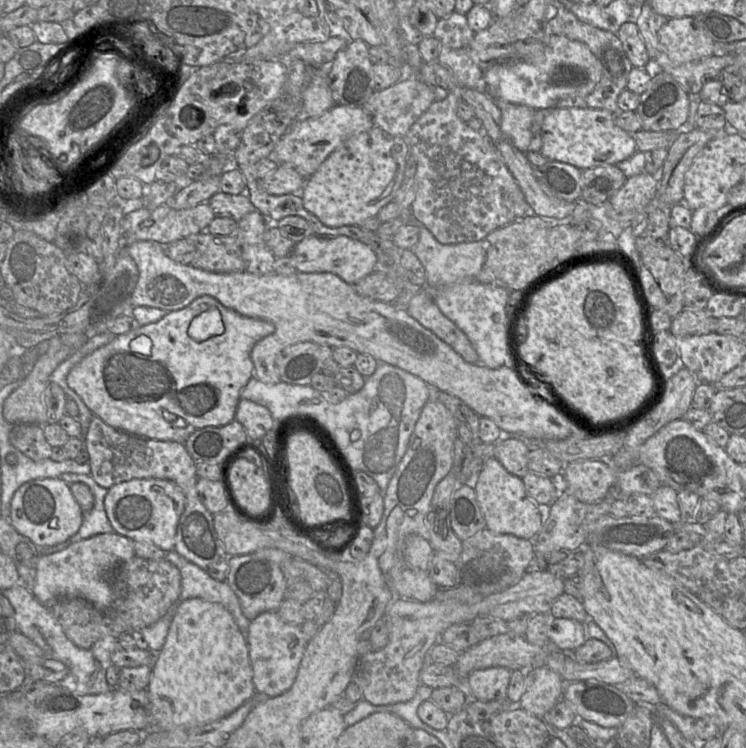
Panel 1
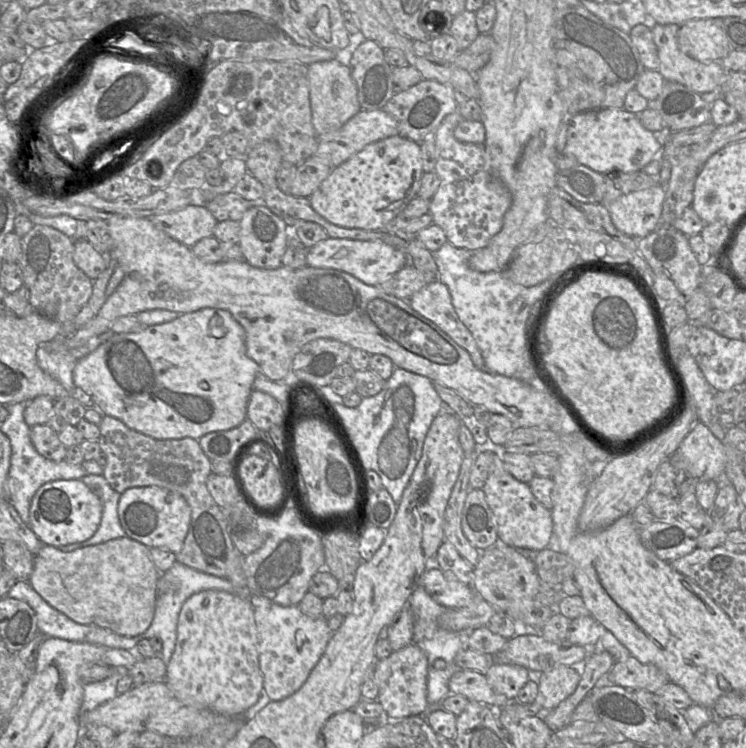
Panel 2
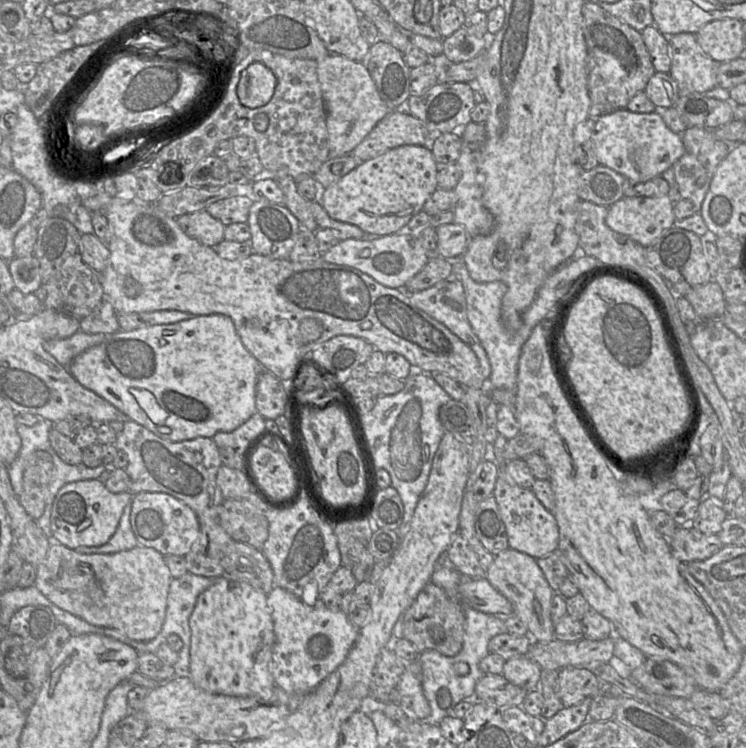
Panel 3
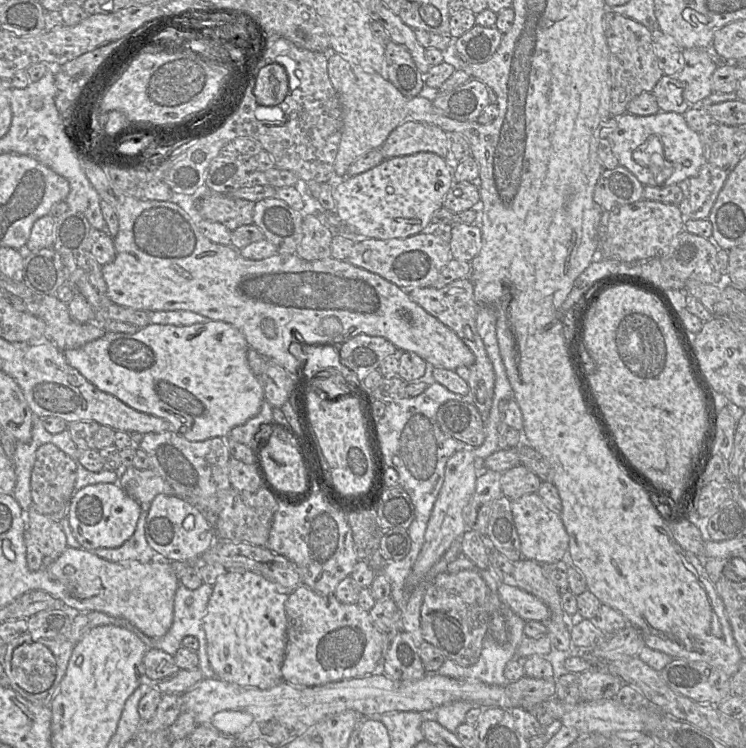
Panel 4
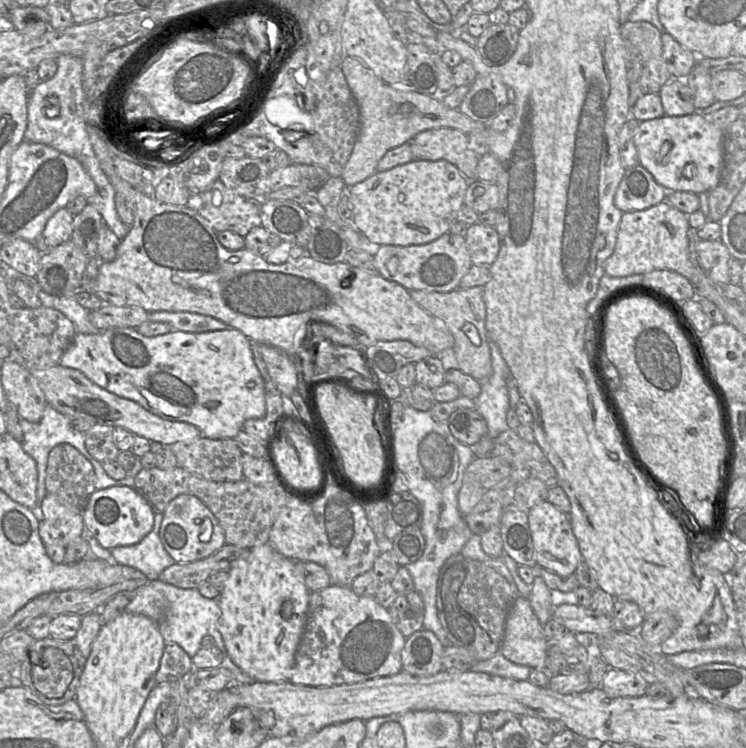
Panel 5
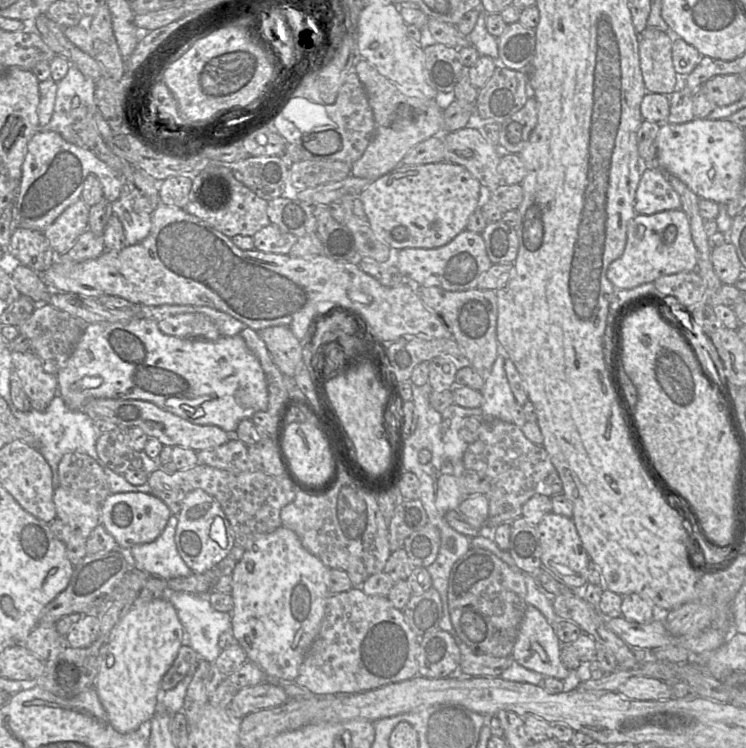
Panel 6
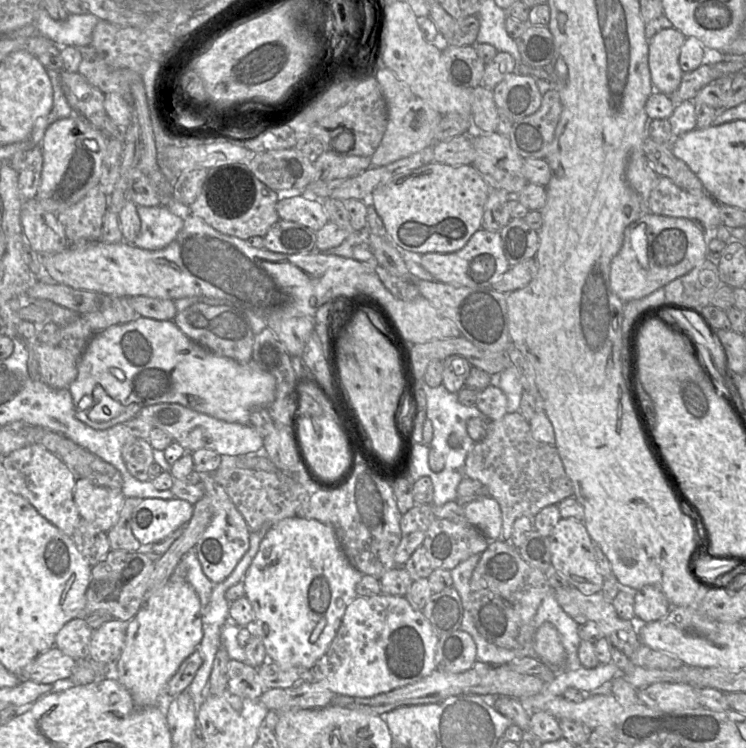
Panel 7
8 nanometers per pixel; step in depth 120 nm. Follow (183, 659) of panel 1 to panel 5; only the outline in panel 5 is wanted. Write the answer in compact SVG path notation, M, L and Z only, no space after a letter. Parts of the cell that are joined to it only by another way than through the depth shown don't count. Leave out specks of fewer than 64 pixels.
M265 543L251 548L248 557L236 562L228 575L218 599L224 654L256 682L289 682L310 596L297 563Z

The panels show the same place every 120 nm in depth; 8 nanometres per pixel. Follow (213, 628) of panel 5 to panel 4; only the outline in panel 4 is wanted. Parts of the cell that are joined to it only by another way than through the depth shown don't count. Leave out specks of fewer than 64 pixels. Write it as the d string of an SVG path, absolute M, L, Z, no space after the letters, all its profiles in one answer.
M179 582L177 586L174 604L173 604L173 621L168 632L160 638L149 638L141 631L135 628L135 634L144 642L149 649L159 649L172 656L181 648L182 639L186 636L193 636L199 642L197 655L199 658L198 669L203 673L205 678L216 678L216 674L209 662L207 655L207 639L203 626L203 618L207 612L207 605L212 594L213 587L203 583L199 588L190 590Z

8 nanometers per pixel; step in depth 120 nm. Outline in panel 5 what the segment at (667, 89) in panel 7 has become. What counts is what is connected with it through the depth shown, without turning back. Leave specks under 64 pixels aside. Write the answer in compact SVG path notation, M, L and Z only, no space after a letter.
M625 21L620 28L621 37L626 50L627 80L629 85L629 105L645 94L658 93L672 77L662 51L662 33L646 21Z

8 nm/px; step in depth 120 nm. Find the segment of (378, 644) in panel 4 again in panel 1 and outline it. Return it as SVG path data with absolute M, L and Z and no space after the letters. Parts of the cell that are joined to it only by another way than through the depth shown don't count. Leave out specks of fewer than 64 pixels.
M275 611L263 612L251 620L247 644L256 693L270 698L289 690L296 679L307 642L301 625L286 623Z

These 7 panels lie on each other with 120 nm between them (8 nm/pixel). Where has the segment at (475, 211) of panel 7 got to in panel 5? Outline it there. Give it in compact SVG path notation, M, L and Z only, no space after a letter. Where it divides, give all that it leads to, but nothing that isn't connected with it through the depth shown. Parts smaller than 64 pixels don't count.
M412 160L383 172L376 172L348 189L353 204L352 218L358 229L379 245L409 246L432 242L446 234L464 206L469 181L460 170L446 160Z

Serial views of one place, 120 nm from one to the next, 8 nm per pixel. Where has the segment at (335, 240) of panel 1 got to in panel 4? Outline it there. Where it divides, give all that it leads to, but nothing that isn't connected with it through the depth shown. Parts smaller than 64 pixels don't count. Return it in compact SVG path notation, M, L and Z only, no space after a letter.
M420 232L407 238L366 238L354 242L347 258L350 264L375 273L401 289L432 287L442 268L452 259L449 242L429 232Z

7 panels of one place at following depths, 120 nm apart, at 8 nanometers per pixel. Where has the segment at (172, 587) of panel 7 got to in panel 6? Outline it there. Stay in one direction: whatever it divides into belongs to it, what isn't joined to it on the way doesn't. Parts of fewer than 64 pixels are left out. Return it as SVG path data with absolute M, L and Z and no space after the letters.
M164 598L132 608L112 628L99 651L99 671L93 687L116 731L132 732L155 716L161 680L176 659L183 637L176 609Z

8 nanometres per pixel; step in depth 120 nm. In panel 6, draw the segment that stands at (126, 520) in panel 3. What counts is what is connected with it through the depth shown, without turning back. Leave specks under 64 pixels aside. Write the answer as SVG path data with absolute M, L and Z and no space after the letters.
M172 515L157 539L130 548L136 563L135 569L141 569L163 579L187 577L193 573L177 551L175 544L176 527L177 518Z

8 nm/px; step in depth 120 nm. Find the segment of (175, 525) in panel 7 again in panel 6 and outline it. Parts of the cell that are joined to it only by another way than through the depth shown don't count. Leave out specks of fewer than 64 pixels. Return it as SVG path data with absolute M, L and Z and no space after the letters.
M144 492L111 493L100 505L100 524L125 549L157 539L171 516L170 509L161 499Z

